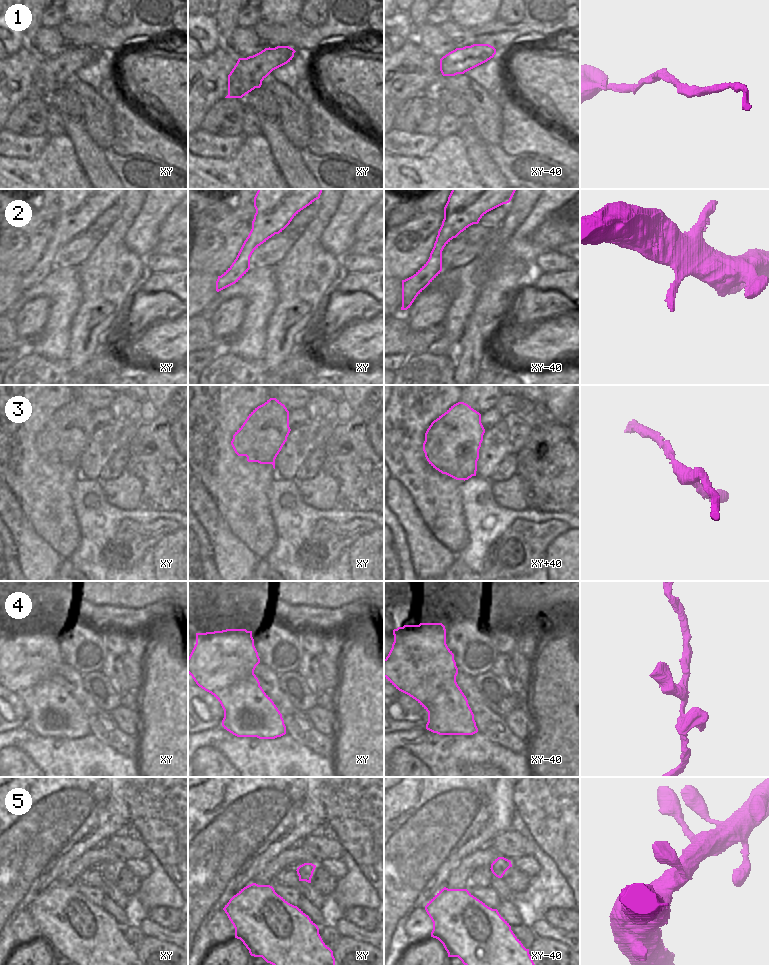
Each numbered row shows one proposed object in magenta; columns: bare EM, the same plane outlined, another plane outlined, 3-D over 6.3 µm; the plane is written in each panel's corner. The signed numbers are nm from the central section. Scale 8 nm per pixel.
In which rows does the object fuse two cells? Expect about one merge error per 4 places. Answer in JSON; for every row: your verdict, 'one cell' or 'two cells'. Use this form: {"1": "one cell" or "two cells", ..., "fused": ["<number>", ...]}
{"1": "one cell", "2": "one cell", "3": "one cell", "4": "one cell", "5": "one cell", "fused": []}

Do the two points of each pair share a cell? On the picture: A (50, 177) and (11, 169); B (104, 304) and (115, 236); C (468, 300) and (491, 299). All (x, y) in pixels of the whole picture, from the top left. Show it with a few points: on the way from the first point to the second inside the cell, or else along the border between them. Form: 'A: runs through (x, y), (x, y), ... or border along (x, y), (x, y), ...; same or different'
A: runs through (40, 177), (25, 177), (21, 174); same
B: runs through (105, 287), (106, 278), (111, 272), (111, 253); same
C: border along (486, 279), (466, 322); different

